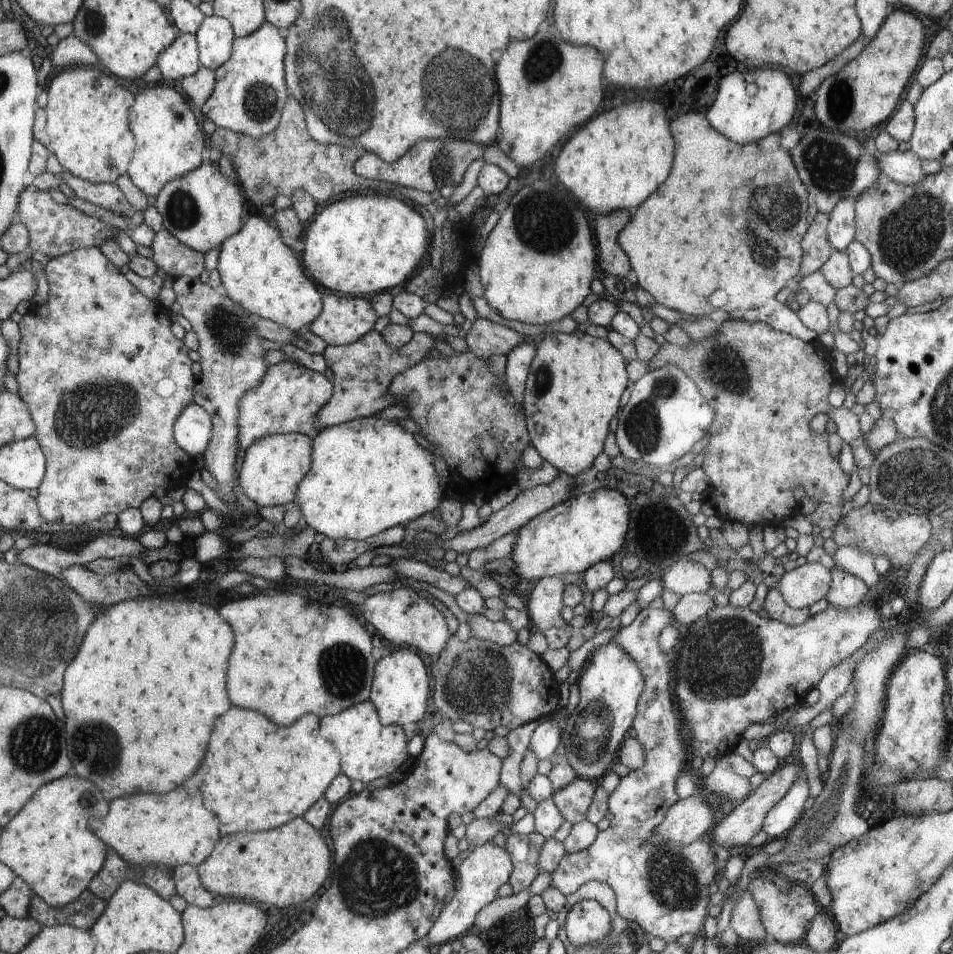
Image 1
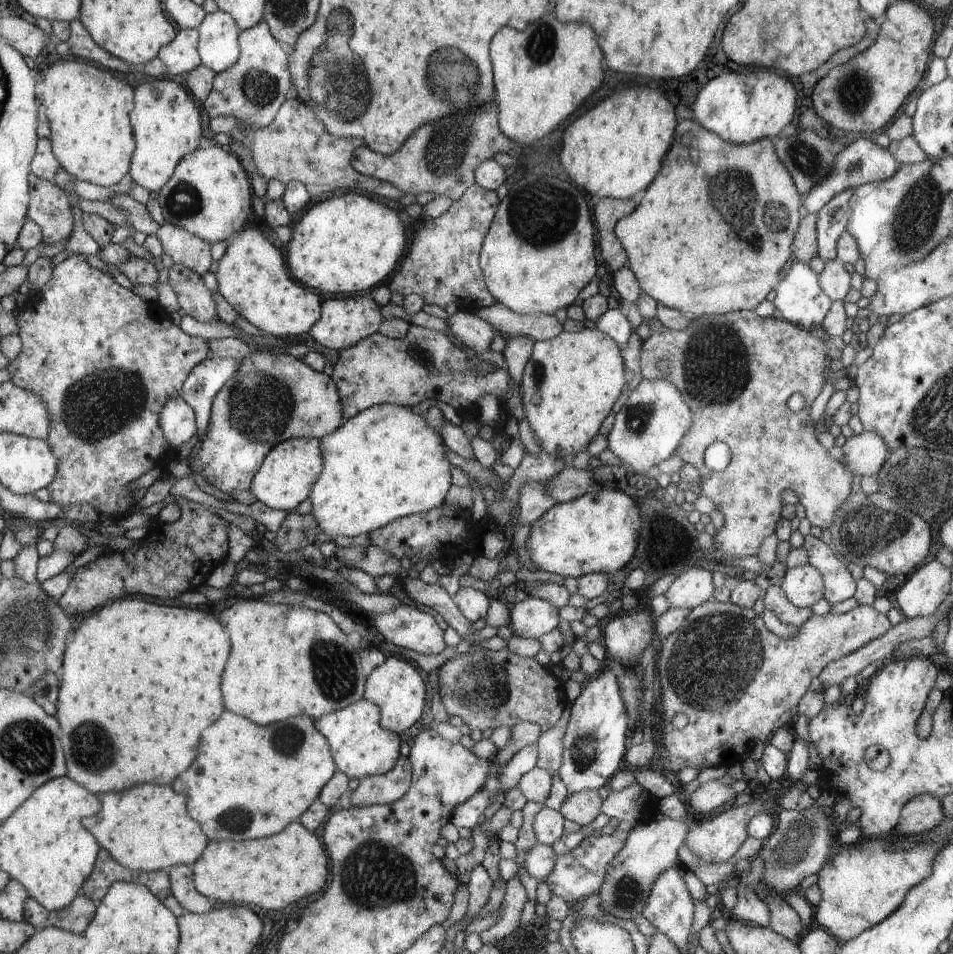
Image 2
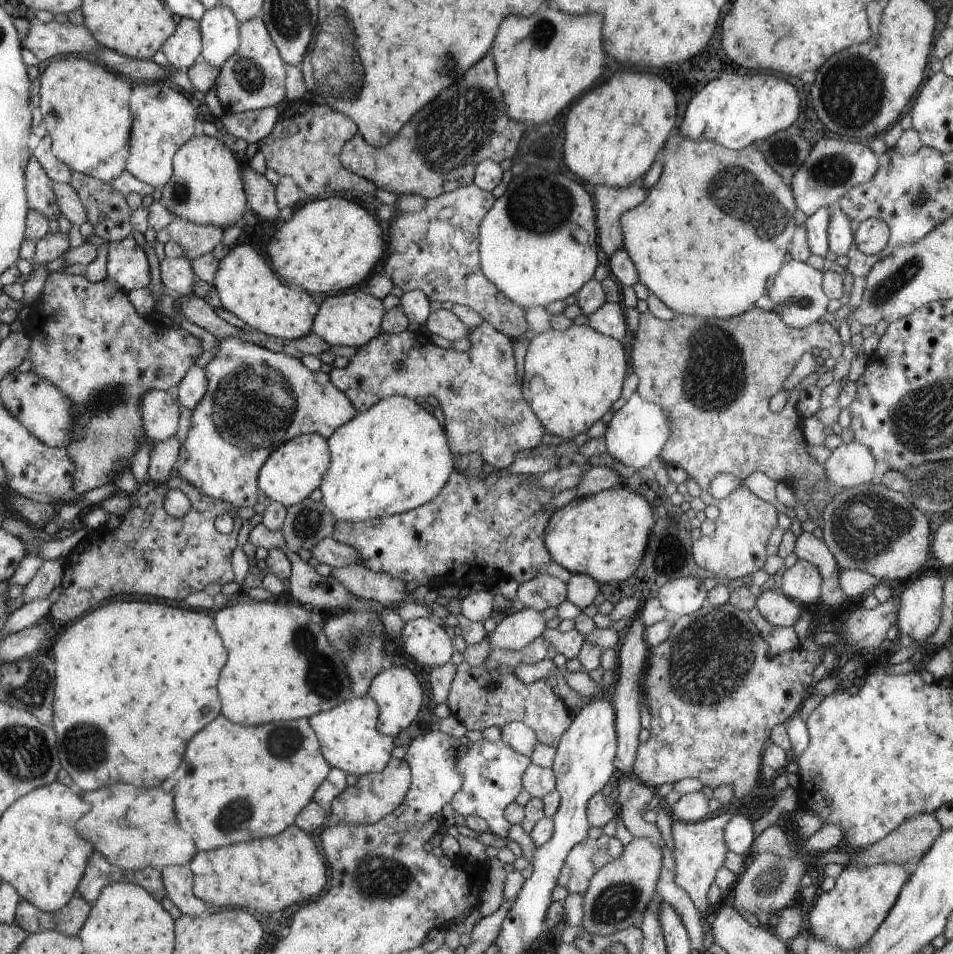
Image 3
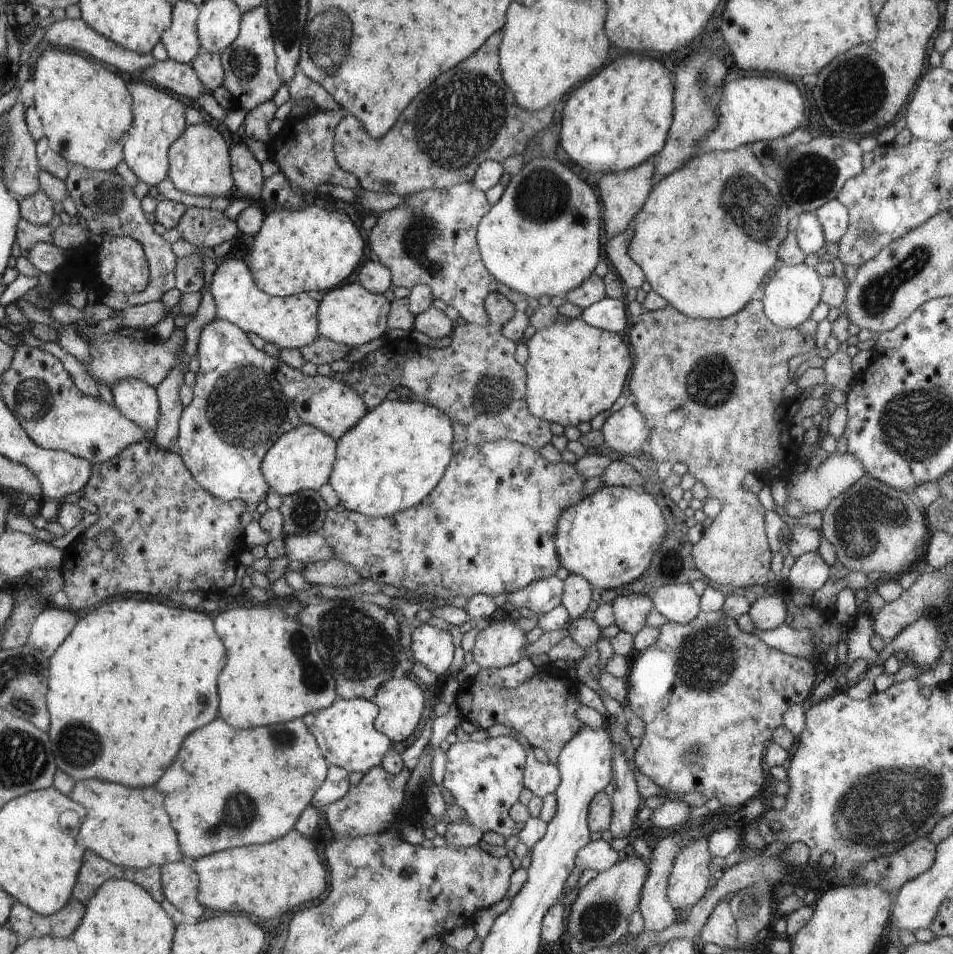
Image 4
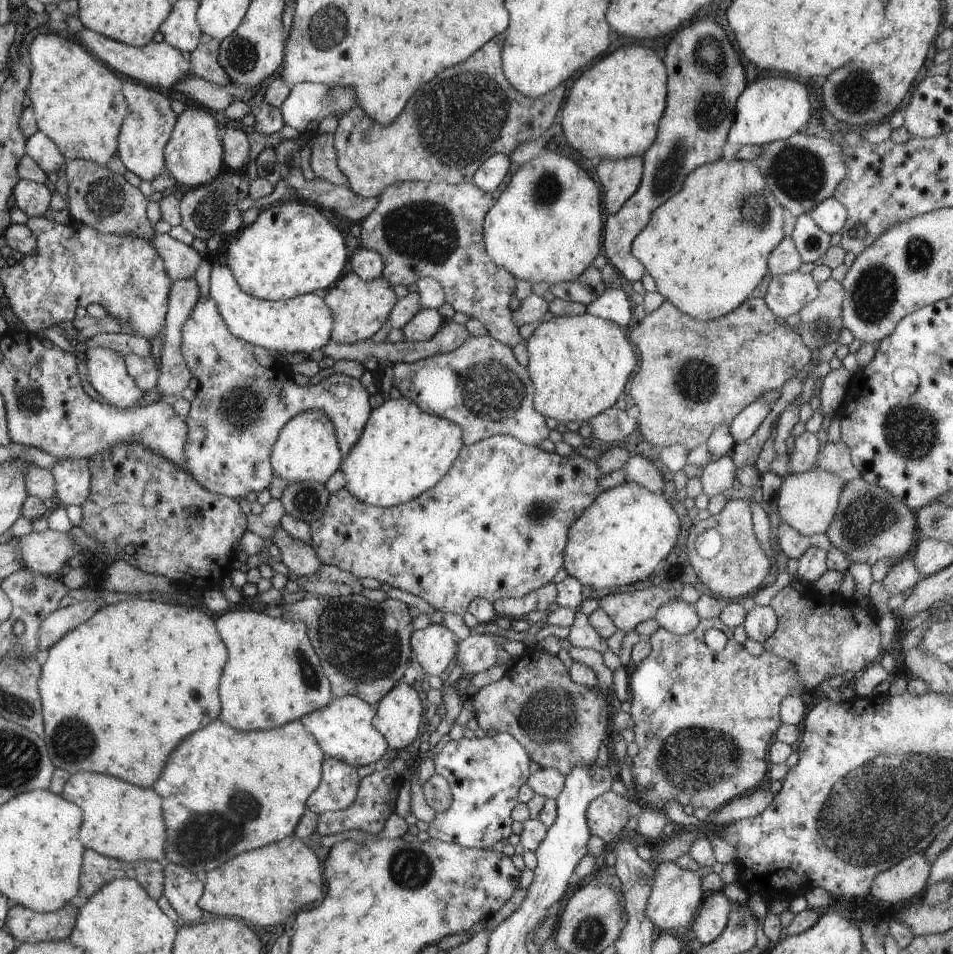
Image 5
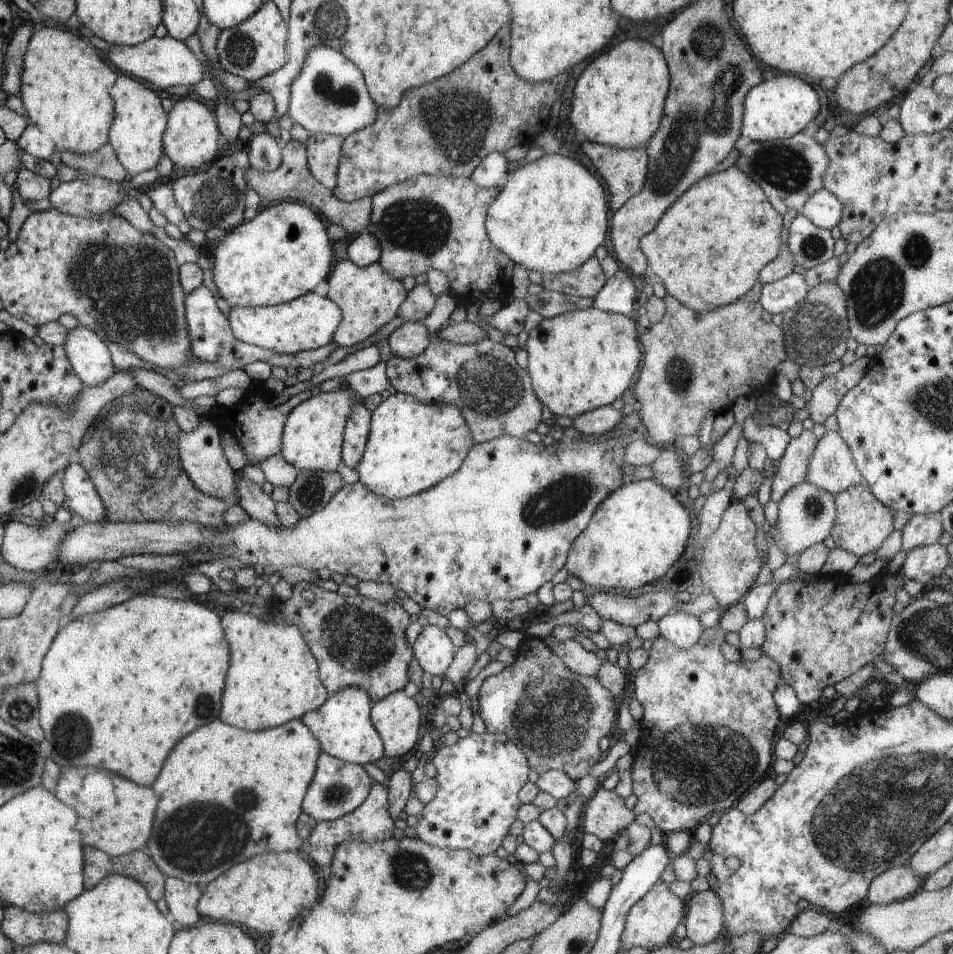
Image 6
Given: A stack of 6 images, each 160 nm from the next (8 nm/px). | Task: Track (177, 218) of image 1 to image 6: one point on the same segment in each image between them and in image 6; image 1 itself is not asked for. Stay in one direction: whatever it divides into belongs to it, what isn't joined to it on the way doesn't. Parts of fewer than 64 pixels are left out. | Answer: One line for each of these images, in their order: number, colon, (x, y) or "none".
2: (209, 195)
3: (205, 188)
4: (199, 163)
5: (194, 154)
6: (192, 140)

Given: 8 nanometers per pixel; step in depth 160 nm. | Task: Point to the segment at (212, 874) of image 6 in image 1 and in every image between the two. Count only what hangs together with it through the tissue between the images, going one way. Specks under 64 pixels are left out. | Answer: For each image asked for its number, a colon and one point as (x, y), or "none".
1: (259, 776)
2: (250, 781)
3: (272, 771)
4: (230, 787)
5: (228, 791)

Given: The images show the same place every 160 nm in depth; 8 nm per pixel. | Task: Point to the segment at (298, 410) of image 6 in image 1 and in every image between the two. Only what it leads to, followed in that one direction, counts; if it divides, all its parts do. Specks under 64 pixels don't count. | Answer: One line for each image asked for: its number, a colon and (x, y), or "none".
1: (272, 468)
2: (286, 477)
3: (297, 467)
4: (302, 459)
5: (308, 448)

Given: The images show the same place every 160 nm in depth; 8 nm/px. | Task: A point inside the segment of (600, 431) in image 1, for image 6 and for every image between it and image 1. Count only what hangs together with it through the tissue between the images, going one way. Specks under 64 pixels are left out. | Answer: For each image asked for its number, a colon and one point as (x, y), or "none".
2: (571, 382)
3: (571, 377)
4: (574, 371)
5: (580, 365)
6: (583, 360)

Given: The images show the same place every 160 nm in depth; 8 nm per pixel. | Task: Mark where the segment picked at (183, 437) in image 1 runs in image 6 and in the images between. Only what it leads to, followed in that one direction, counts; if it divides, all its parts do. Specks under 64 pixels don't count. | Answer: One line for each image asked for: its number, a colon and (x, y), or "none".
2: (178, 420)
3: (160, 412)
4: (135, 398)
5: (107, 371)
6: (89, 355)

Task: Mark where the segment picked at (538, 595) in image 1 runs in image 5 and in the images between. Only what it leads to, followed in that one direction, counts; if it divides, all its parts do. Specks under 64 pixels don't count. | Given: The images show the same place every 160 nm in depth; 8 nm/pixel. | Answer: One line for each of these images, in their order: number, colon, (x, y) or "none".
2: (533, 617)
3: (514, 632)
4: (501, 643)
5: (477, 653)

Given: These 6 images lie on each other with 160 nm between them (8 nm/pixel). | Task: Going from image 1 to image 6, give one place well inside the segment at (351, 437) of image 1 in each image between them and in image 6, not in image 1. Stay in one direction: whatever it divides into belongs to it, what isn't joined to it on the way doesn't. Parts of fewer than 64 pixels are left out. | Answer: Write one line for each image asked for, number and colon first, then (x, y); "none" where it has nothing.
2: (386, 463)
3: (394, 457)
4: (390, 460)
5: (404, 451)
6: (412, 446)

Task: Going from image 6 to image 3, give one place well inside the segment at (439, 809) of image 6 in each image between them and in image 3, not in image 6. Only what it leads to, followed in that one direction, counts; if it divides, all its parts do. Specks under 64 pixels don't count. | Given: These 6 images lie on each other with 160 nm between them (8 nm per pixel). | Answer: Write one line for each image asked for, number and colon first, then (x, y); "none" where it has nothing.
3: (492, 772)
4: (485, 777)
5: (484, 774)

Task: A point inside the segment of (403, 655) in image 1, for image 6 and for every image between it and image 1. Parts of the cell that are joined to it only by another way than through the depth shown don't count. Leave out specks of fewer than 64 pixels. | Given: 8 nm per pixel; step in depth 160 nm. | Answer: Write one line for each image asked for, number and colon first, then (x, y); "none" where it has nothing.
2: (396, 687)
3: (399, 696)
4: (400, 701)
5: (399, 715)
6: (396, 718)

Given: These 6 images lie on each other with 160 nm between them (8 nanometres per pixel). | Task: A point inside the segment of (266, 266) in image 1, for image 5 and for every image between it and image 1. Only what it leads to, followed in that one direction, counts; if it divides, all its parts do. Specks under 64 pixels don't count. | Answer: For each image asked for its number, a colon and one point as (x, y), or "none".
2: (252, 276)
3: (249, 288)
4: (291, 323)
5: (305, 323)

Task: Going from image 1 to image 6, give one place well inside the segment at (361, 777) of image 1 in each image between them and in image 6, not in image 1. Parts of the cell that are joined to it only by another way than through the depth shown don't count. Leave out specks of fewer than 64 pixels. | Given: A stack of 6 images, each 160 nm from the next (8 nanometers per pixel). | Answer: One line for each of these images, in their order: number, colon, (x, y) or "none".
2: (363, 748)
3: (352, 742)
4: (345, 728)
5: (344, 727)
6: (343, 721)

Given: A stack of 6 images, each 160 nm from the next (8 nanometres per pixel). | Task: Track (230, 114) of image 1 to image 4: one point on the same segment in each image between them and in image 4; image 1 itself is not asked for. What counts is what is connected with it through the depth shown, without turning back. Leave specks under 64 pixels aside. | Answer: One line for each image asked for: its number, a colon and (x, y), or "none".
2: (254, 88)
3: (254, 78)
4: (249, 62)

